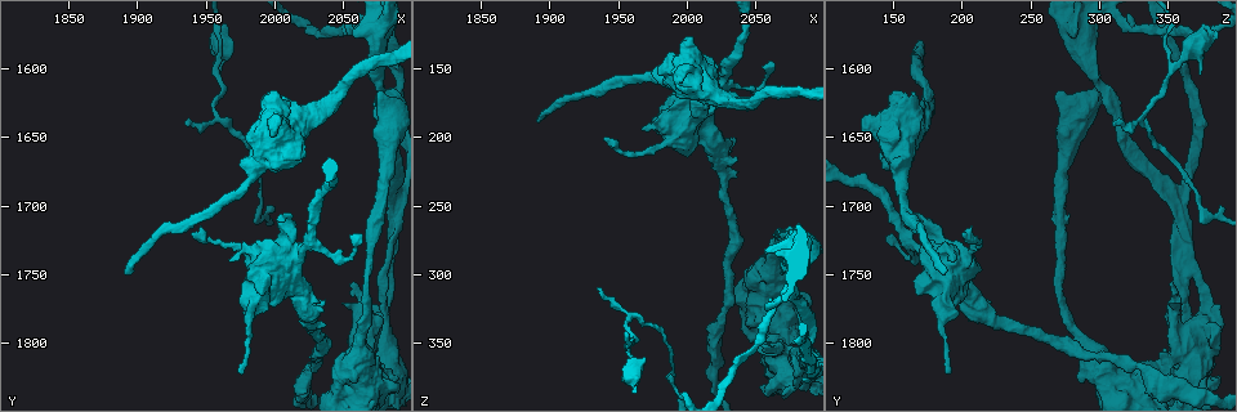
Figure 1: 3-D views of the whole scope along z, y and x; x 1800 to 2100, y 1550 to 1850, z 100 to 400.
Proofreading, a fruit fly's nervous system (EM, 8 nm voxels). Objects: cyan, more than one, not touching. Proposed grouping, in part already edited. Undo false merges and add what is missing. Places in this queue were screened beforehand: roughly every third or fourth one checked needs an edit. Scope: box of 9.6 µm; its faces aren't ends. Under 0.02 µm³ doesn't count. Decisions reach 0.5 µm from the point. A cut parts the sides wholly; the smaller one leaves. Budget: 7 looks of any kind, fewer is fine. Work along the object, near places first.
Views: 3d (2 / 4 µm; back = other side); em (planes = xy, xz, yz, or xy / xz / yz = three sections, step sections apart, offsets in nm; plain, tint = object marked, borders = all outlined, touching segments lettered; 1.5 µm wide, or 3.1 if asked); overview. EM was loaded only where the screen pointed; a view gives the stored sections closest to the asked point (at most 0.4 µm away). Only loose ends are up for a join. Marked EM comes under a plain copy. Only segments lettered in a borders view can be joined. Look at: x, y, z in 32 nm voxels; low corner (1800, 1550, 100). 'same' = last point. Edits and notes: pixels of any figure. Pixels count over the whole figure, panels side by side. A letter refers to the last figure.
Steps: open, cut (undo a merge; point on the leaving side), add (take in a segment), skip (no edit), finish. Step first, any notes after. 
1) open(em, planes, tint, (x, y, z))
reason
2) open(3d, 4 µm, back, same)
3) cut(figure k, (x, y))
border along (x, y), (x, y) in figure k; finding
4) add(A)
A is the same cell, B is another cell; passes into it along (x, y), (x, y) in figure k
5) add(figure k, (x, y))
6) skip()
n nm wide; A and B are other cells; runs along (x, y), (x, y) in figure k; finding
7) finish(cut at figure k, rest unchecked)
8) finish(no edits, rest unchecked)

open(3d, 4 µm, (1936, 1640, 310))
free end

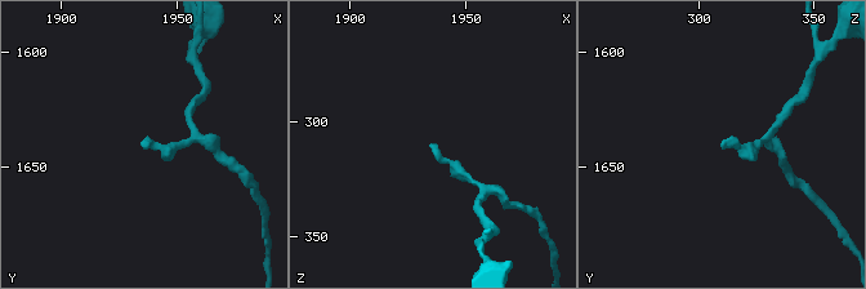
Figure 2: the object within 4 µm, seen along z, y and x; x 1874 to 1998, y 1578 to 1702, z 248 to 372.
open(em, planes, borders, (1936, 1641, 311))
now the EM

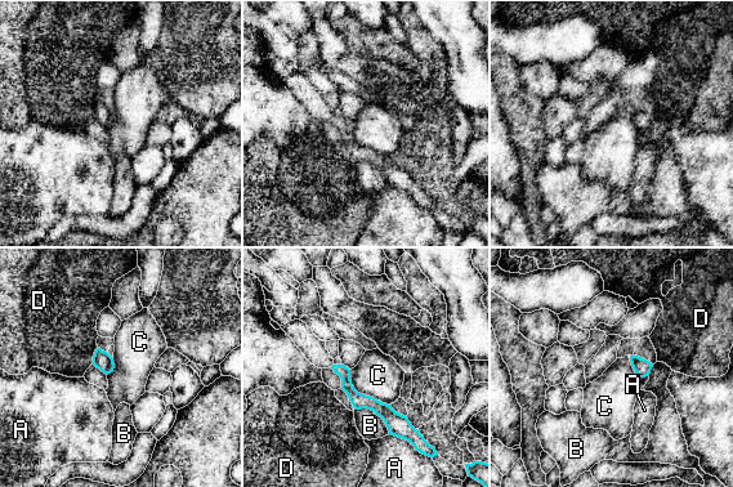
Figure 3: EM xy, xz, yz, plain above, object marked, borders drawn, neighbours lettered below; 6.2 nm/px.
skip()
70 nm wide; A, B, C and D are other cells; no lettered segment goes on from it

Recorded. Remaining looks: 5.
open(em, yz, step 8, tint, (2056, 1574, 280))
thick end

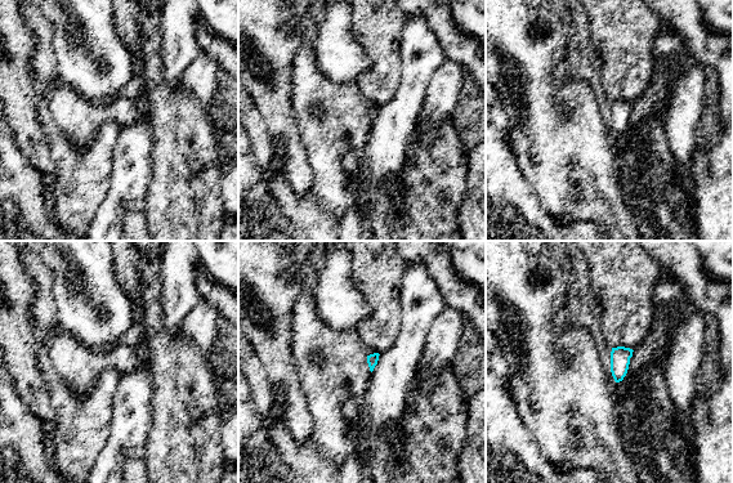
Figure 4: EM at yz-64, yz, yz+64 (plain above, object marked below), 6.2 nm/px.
open(em, planes, borders, same)
cut it another way

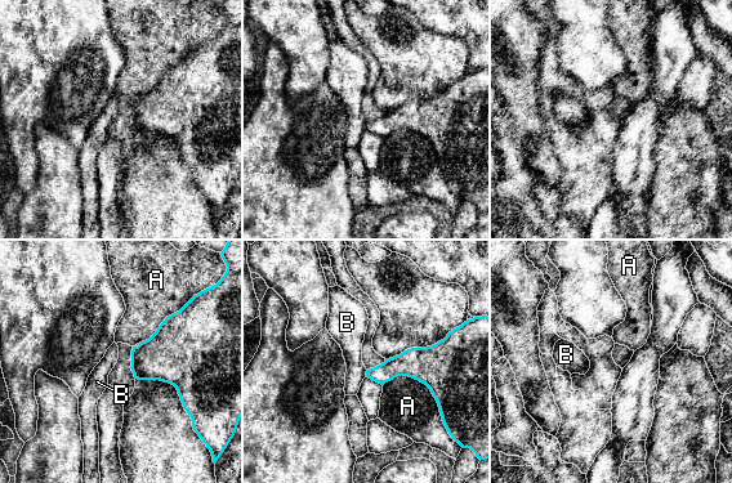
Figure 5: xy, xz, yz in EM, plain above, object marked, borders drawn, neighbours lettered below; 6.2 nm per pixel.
skip()
A touches over 420 nm; A and B are other cells; border along (367, 370), (365, 375) in figure 5; none of them fits

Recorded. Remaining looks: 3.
open(3d, 4 µm, back, (1962, 1572, 384))
branch stops here

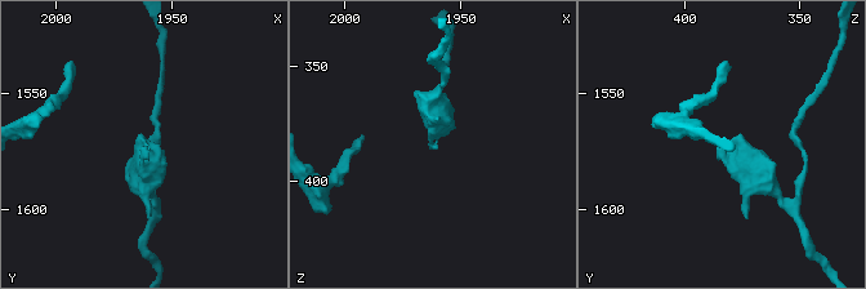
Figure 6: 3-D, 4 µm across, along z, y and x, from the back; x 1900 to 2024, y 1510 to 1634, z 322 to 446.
open(em, xy, step 4, tint, (1962, 1574, 385))

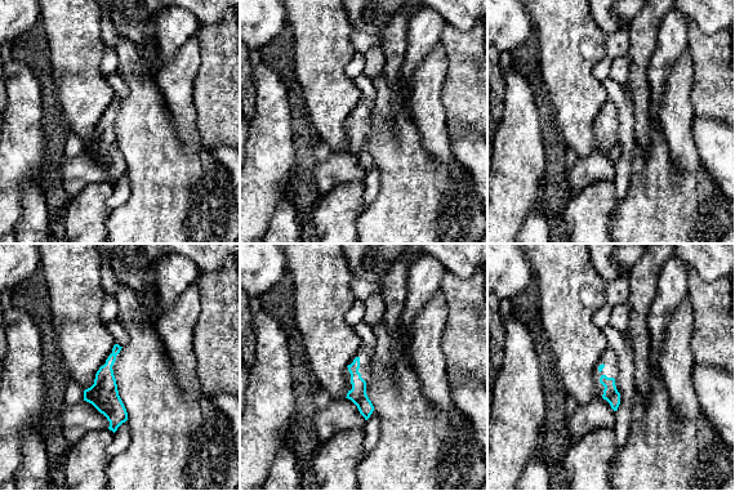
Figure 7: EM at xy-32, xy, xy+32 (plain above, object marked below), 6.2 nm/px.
open(em, planes, borders, same)
another direction

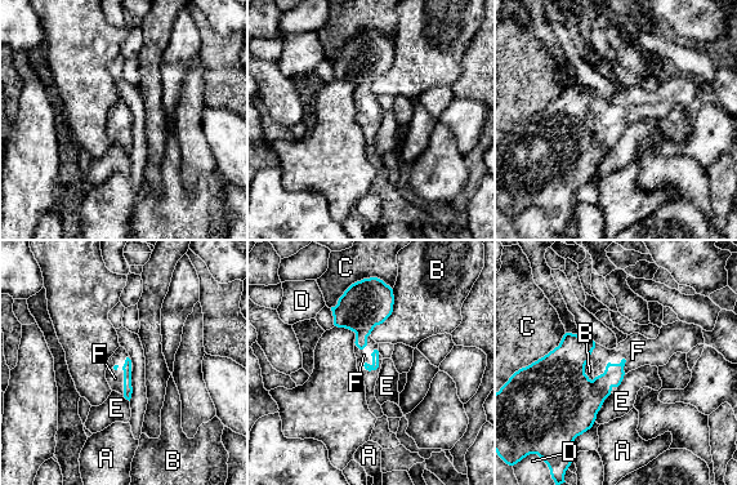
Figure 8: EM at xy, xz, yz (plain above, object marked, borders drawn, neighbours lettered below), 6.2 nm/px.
add(F)
F is the same cell, A, B, C, D and E are other cells; passes into it along (375, 355), (373, 363), (370, 378) in figure 8; the neuron continues

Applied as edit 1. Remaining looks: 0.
finish(add at figure 8, rest unchecked)

